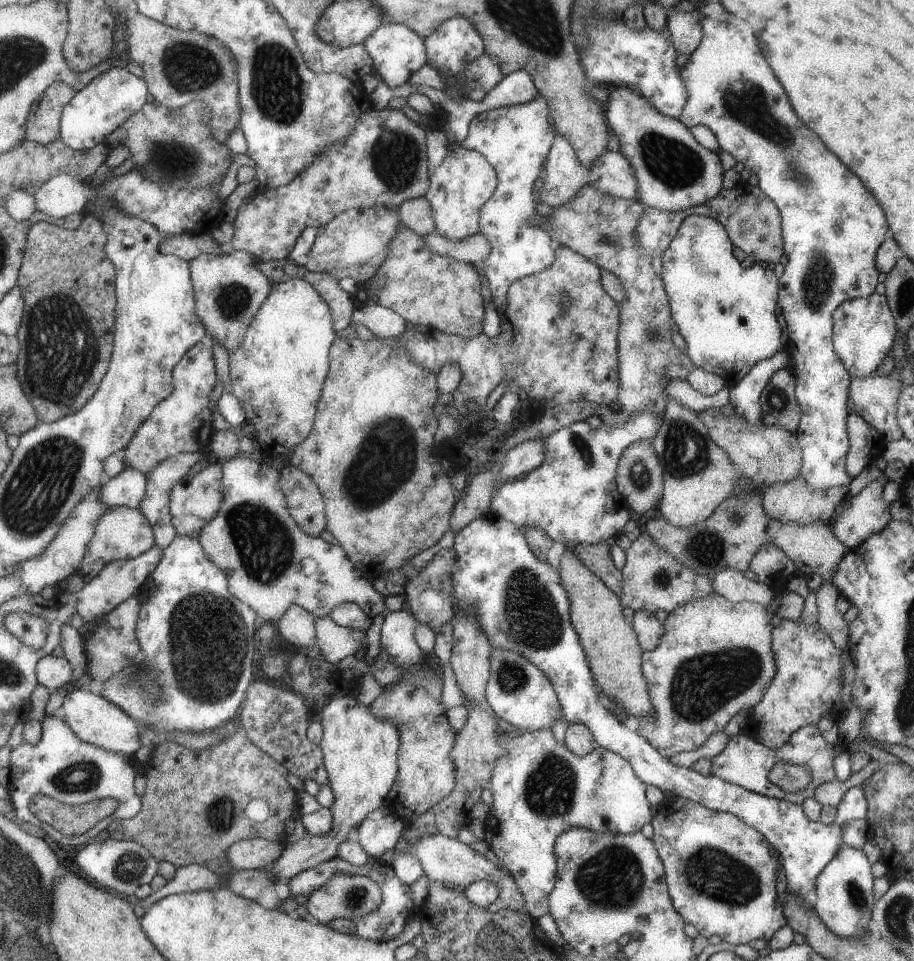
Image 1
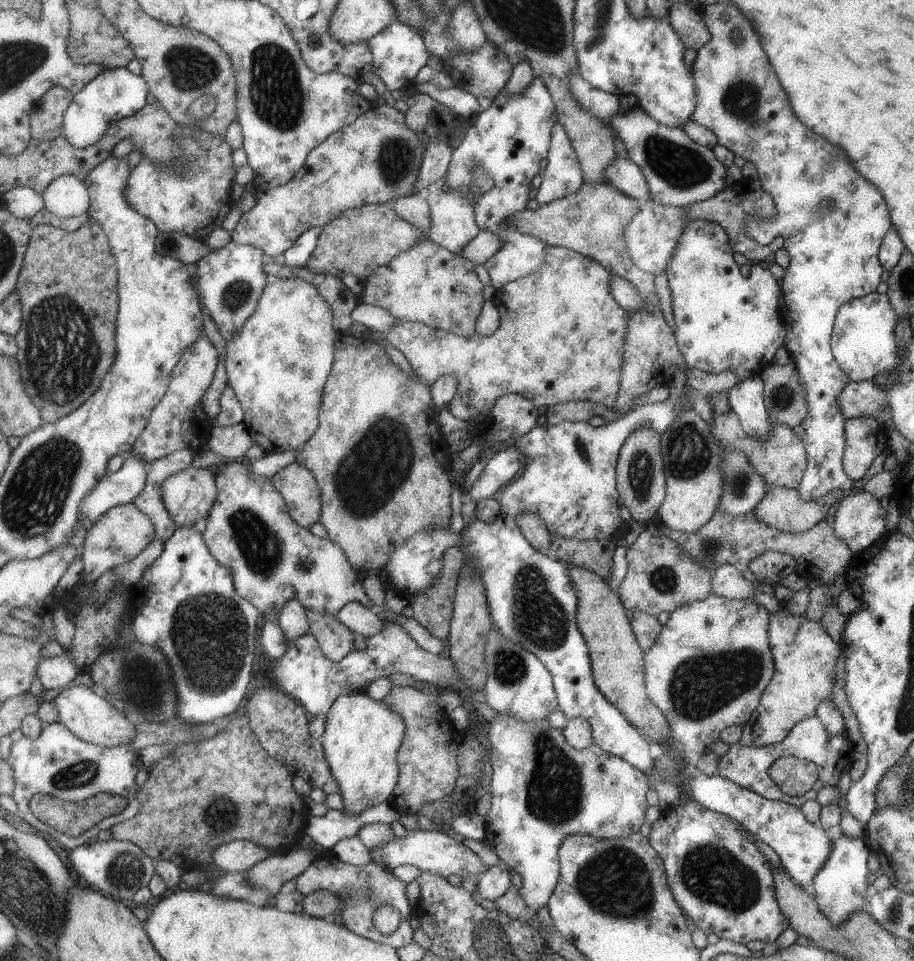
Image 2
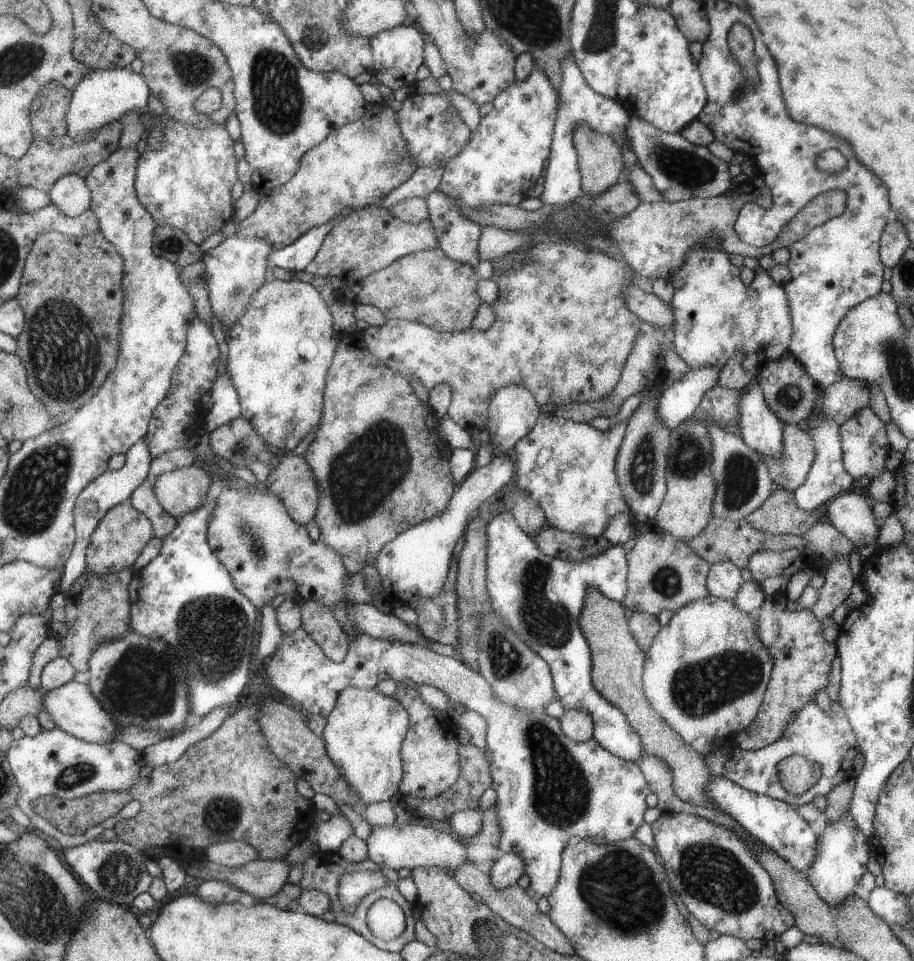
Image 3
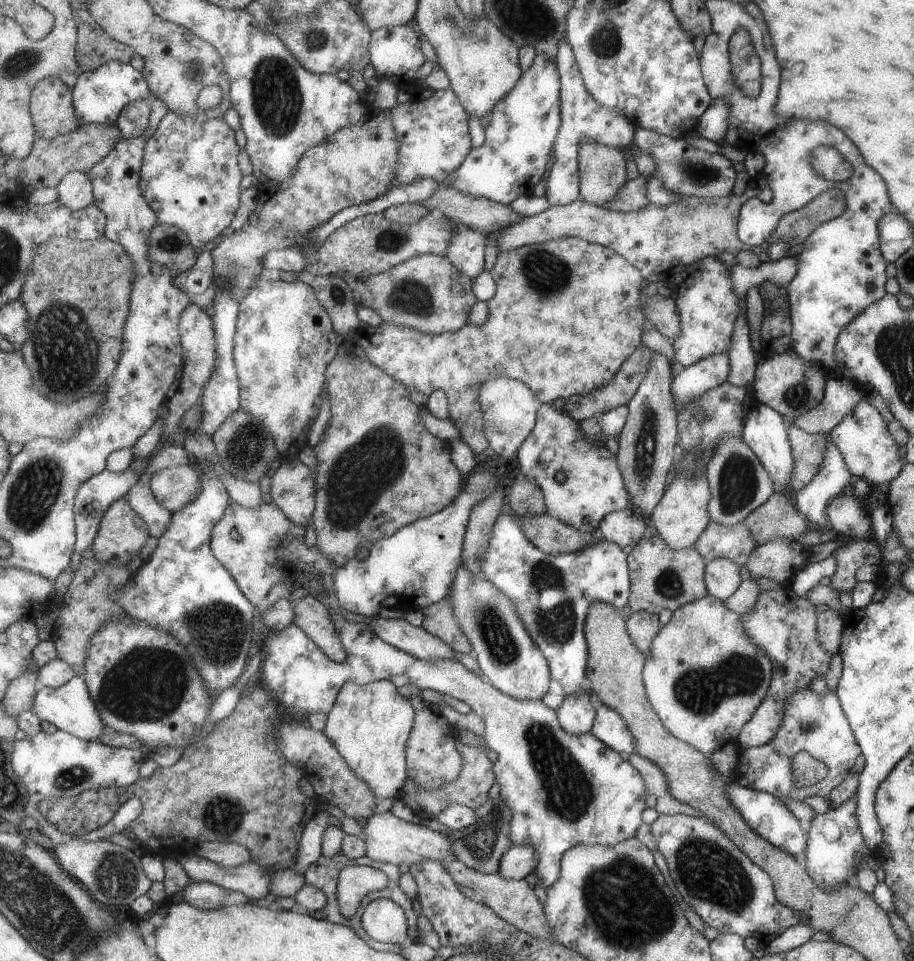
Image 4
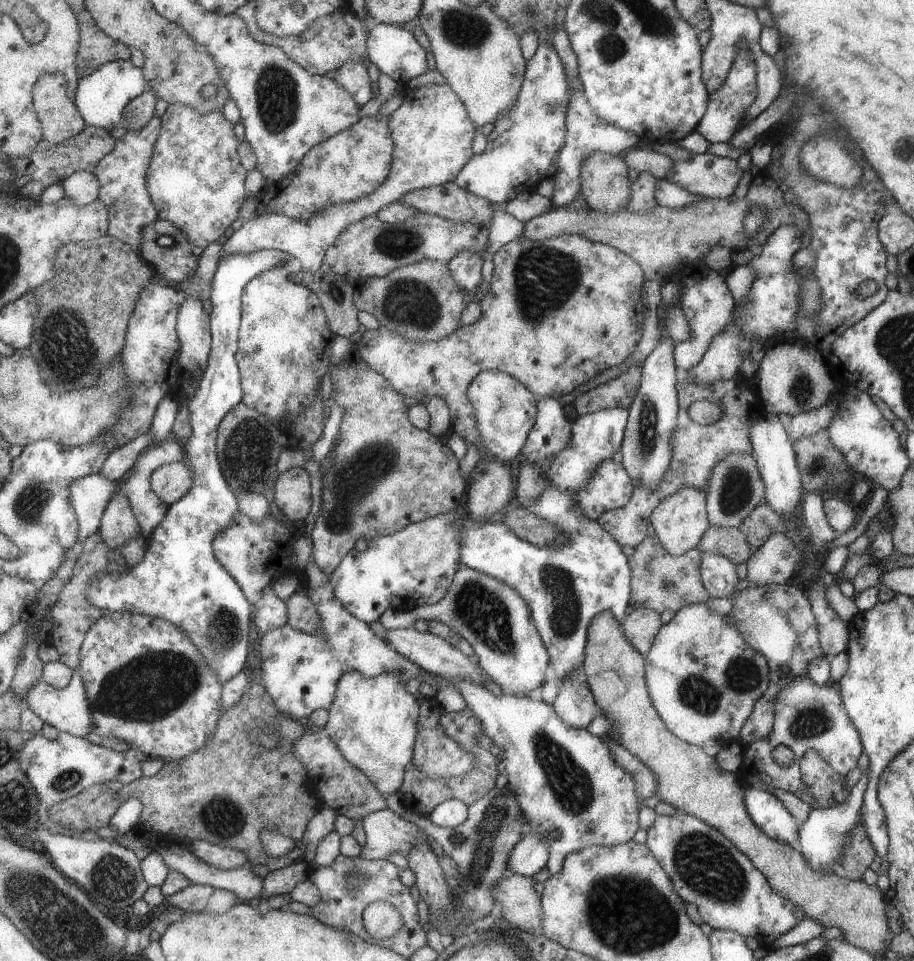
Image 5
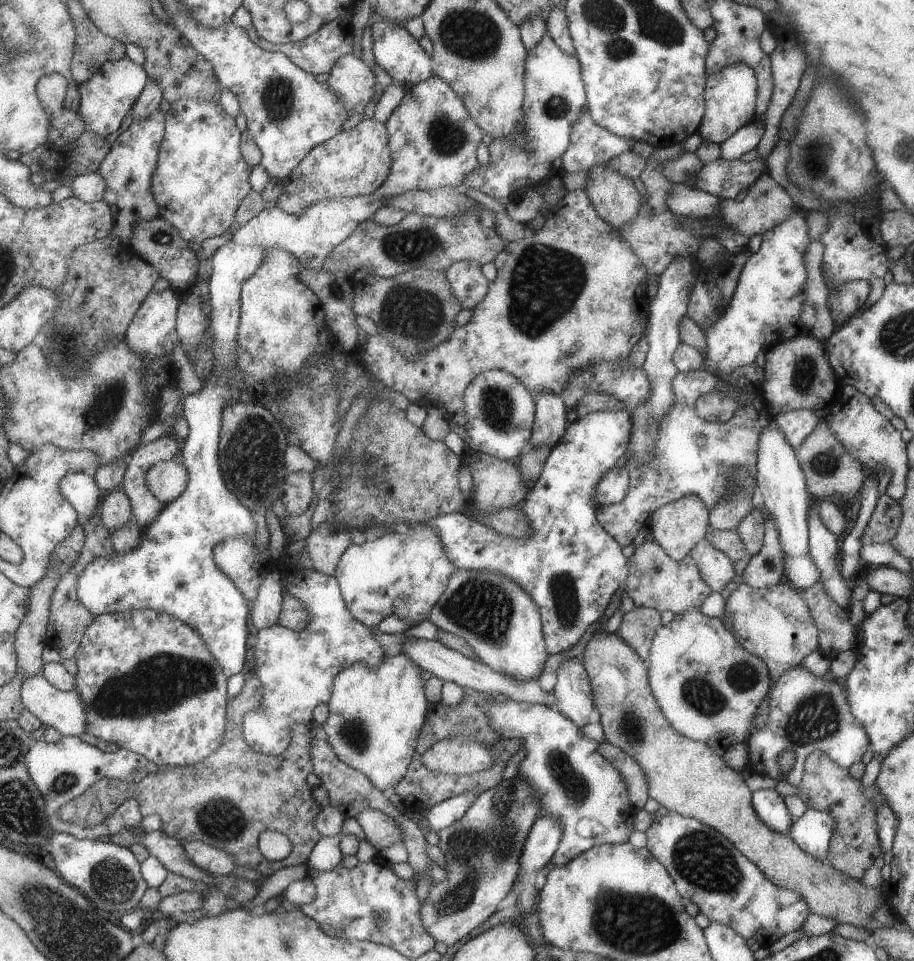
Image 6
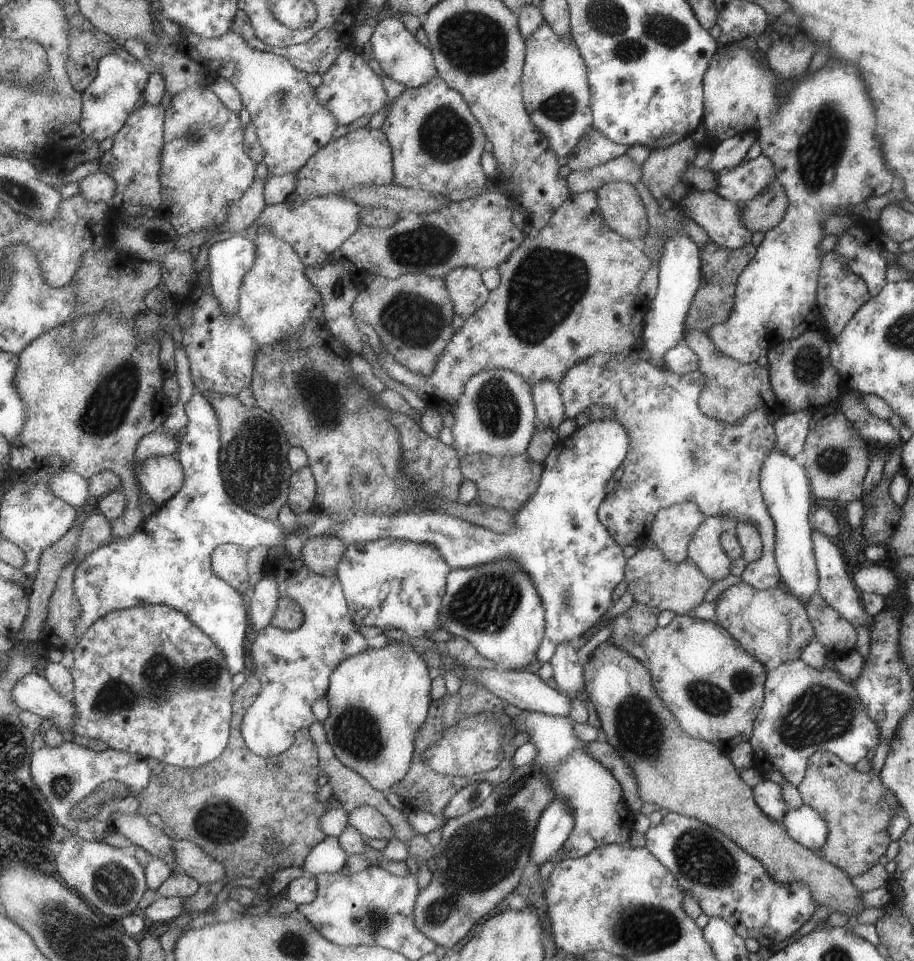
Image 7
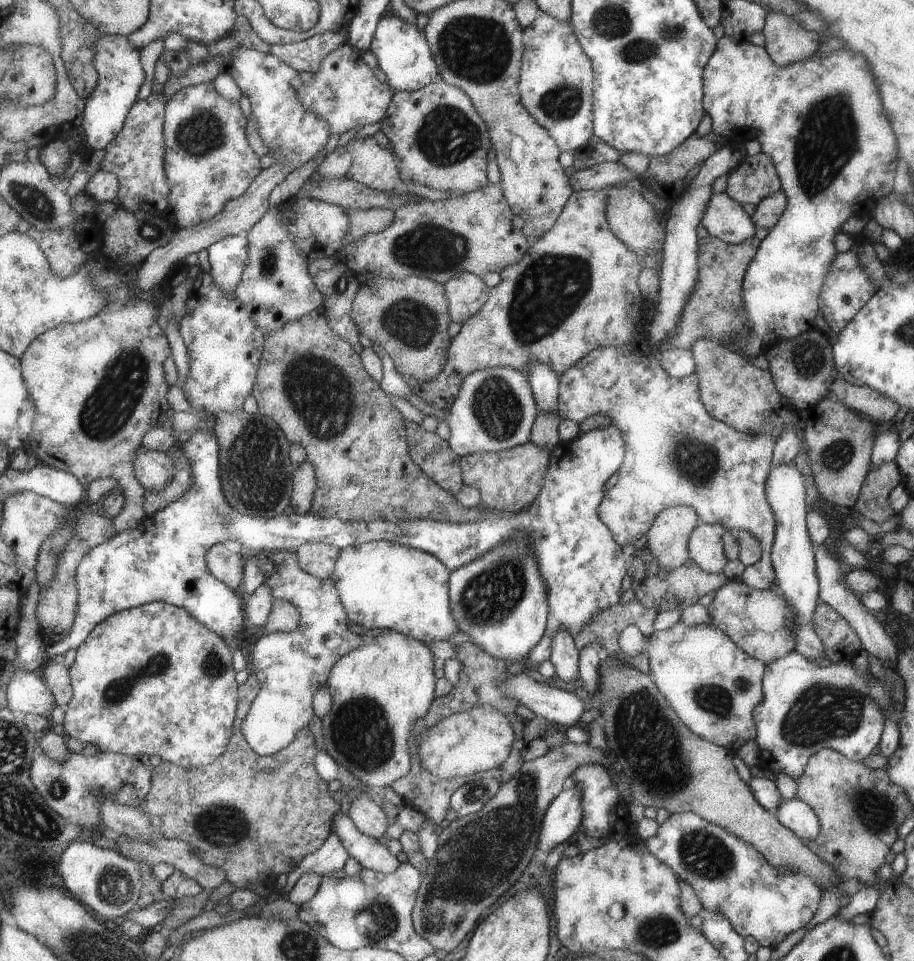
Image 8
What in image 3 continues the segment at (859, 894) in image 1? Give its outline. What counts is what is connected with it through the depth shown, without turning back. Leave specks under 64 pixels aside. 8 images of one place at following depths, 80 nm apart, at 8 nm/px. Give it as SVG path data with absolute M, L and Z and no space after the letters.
M843 814L835 822L827 822L823 833L818 836L818 851L807 872L807 879L815 892L829 905L840 905L847 897L858 893L858 880L867 871L869 857L867 837L856 828L851 817Z

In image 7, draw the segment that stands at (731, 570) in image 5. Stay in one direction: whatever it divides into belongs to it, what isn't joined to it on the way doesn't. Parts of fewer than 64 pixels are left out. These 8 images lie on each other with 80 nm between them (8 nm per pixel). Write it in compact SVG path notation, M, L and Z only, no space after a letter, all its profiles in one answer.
M711 516L699 524L690 541L687 557L709 580L721 580L729 575L730 559L719 545L719 538L725 531L733 531L736 526L733 518Z

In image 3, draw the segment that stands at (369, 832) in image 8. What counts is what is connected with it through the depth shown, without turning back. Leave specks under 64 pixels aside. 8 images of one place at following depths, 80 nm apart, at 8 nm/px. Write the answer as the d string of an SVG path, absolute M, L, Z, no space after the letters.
M393 825L383 827L372 827L369 836L366 838L367 859L379 866L388 869L399 870L399 868L415 867L437 867L449 874L458 870L463 865L470 864L466 857L466 849L459 840L454 840L450 833L437 830L433 827L419 825L405 825L395 828Z

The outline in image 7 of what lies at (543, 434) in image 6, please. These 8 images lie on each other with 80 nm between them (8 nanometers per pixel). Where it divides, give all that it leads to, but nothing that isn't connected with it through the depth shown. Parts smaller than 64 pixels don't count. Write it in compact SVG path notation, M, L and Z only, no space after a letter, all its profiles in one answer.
M543 380L533 387L533 400L537 414L535 425L538 428L551 428L557 433L557 427L565 419L561 394L558 384L553 380Z

